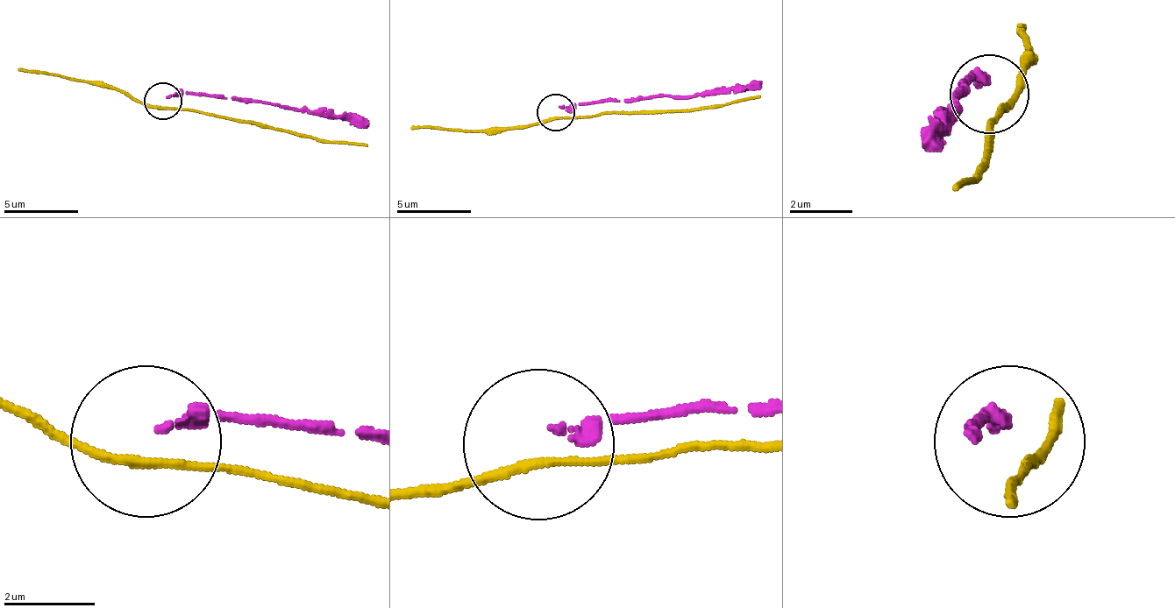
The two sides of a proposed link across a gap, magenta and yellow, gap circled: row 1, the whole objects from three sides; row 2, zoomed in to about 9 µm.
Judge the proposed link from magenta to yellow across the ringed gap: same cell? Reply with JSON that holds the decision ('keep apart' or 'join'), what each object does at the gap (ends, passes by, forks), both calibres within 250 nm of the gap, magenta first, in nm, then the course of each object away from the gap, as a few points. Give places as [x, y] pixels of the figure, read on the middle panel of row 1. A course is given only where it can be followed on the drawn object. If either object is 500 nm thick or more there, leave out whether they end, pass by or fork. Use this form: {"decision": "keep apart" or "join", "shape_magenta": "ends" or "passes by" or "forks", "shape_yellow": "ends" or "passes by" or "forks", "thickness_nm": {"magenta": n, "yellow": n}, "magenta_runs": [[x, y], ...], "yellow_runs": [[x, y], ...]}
{"decision": "keep apart", "shape_magenta": "ends", "shape_yellow": "passes by", "thickness_nm": {"magenta": 200, "yellow": 180}, "magenta_runs": [[559, 109], [745, 90], [760, 83]], "yellow_runs": [[555, 116], [708, 109], [760, 95]]}

